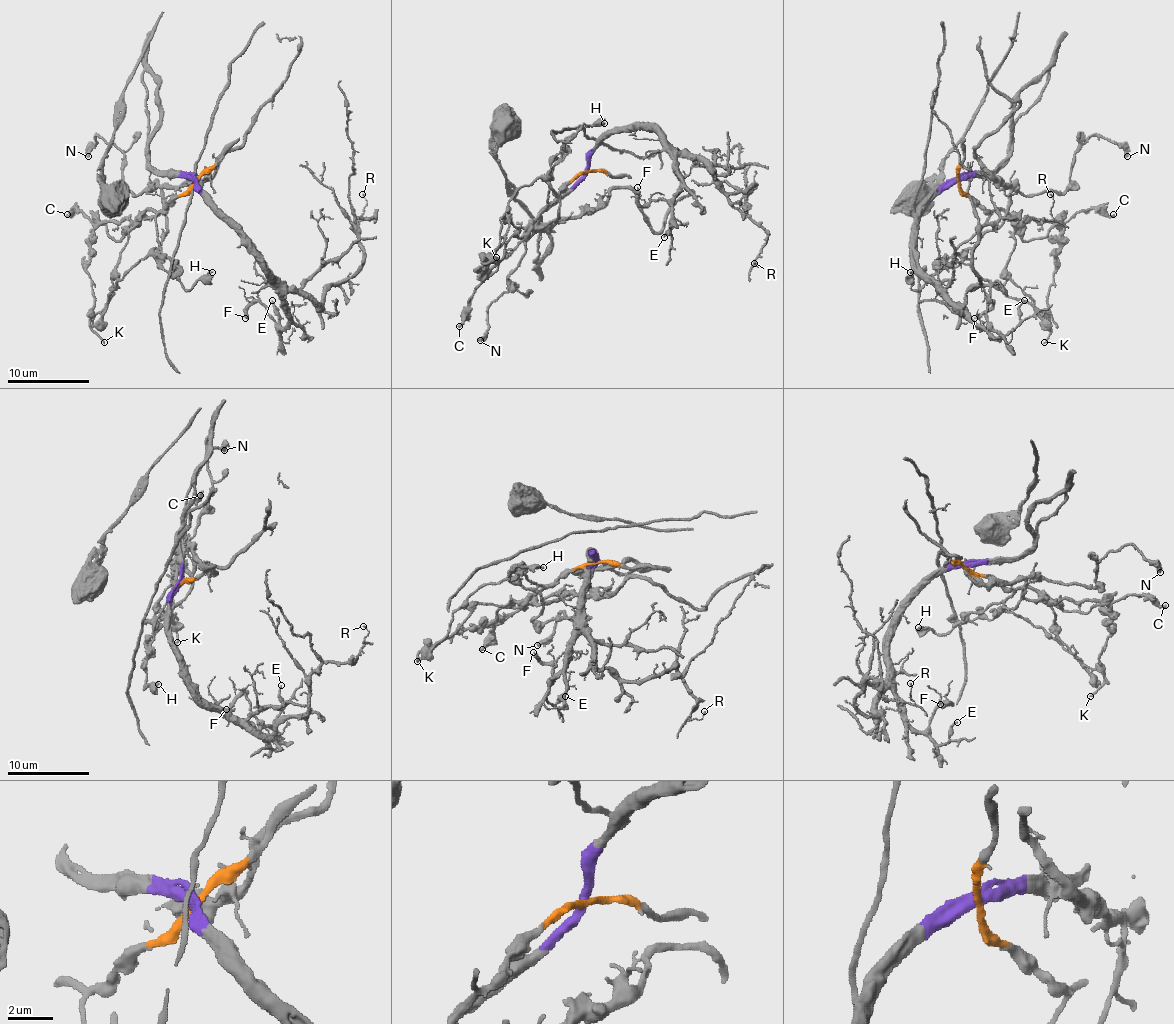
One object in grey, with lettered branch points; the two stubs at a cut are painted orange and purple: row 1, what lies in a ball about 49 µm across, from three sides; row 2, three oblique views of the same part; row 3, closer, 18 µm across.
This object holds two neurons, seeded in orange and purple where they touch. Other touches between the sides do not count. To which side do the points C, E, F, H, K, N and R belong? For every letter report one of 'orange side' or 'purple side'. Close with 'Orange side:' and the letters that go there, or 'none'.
C: orange side
E: purple side
F: purple side
H: orange side
K: orange side
N: orange side
R: purple side
Orange side: C, H, K, N

